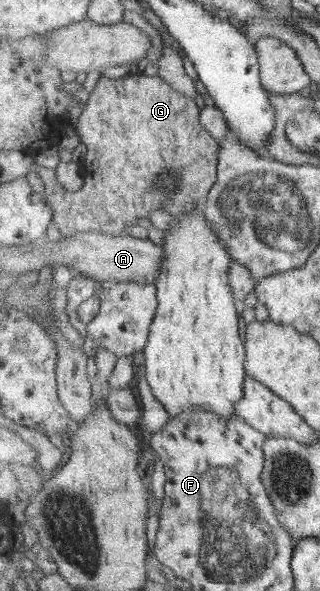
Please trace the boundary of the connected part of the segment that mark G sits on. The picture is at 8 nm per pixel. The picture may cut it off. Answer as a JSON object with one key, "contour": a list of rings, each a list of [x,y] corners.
{"contour":[[[140,73],[121,79],[97,76],[76,129],[87,150],[80,162],[84,188],[68,192],[58,181],[56,168],[40,167],[38,172],[44,183],[46,205],[52,208],[53,223],[63,237],[87,231],[127,235],[125,227],[137,225],[138,218],[147,218],[152,210],[167,211],[171,216],[186,215],[202,205],[217,182],[221,143],[202,127],[194,98],[178,92],[164,77]]]}

